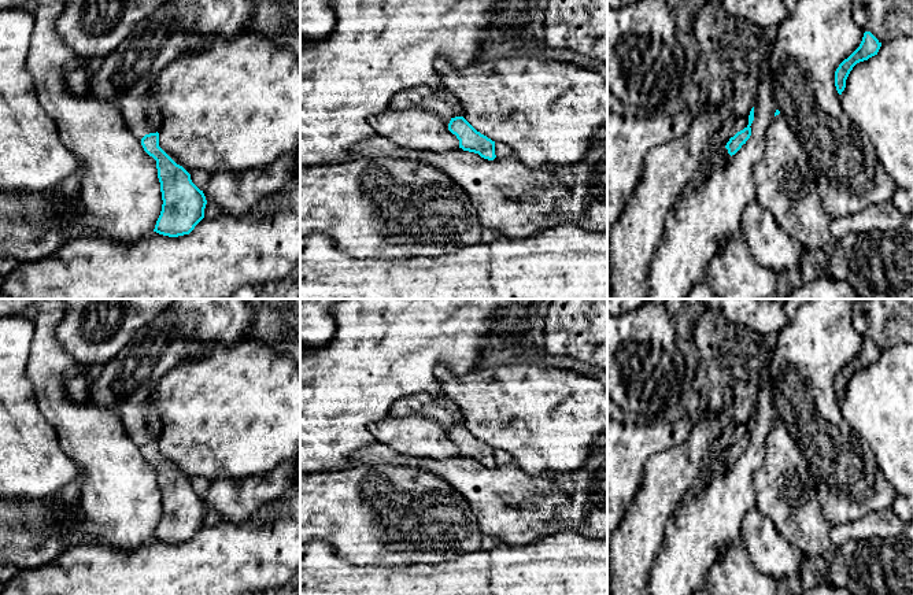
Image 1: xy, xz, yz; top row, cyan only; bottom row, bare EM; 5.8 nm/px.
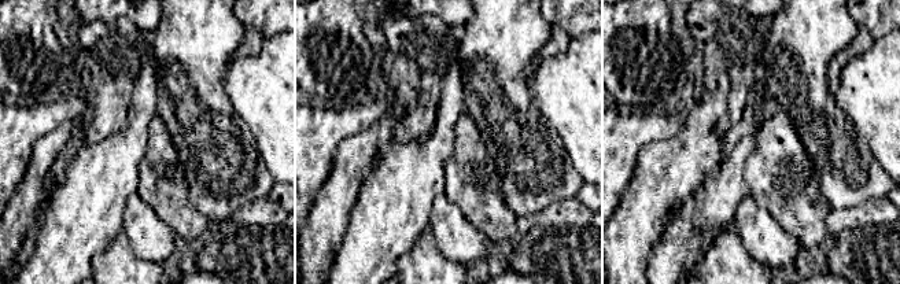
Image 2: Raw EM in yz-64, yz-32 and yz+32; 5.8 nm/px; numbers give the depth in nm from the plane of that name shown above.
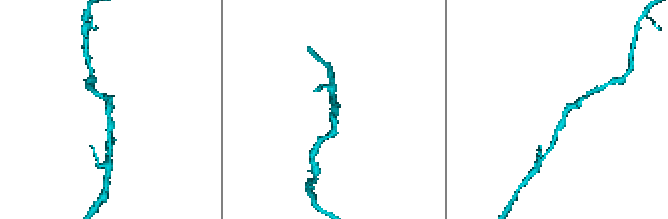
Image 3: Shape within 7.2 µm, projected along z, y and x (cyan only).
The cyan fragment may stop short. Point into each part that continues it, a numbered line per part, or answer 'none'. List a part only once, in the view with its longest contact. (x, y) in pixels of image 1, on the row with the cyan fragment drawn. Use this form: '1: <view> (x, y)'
none

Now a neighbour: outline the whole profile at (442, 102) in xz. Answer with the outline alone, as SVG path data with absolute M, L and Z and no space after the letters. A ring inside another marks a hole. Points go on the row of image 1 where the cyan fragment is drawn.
M418 86L402 90L392 97L388 110L399 111L410 107L430 110L447 123L455 117L462 117L458 100L446 89L435 90L429 86Z

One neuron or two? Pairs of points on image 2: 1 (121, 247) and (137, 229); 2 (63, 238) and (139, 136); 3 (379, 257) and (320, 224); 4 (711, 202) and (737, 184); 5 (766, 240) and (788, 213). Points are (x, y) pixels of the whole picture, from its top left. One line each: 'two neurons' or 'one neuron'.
1: two neurons
2: one neuron
3: two neurons
4: one neuron
5: two neurons

